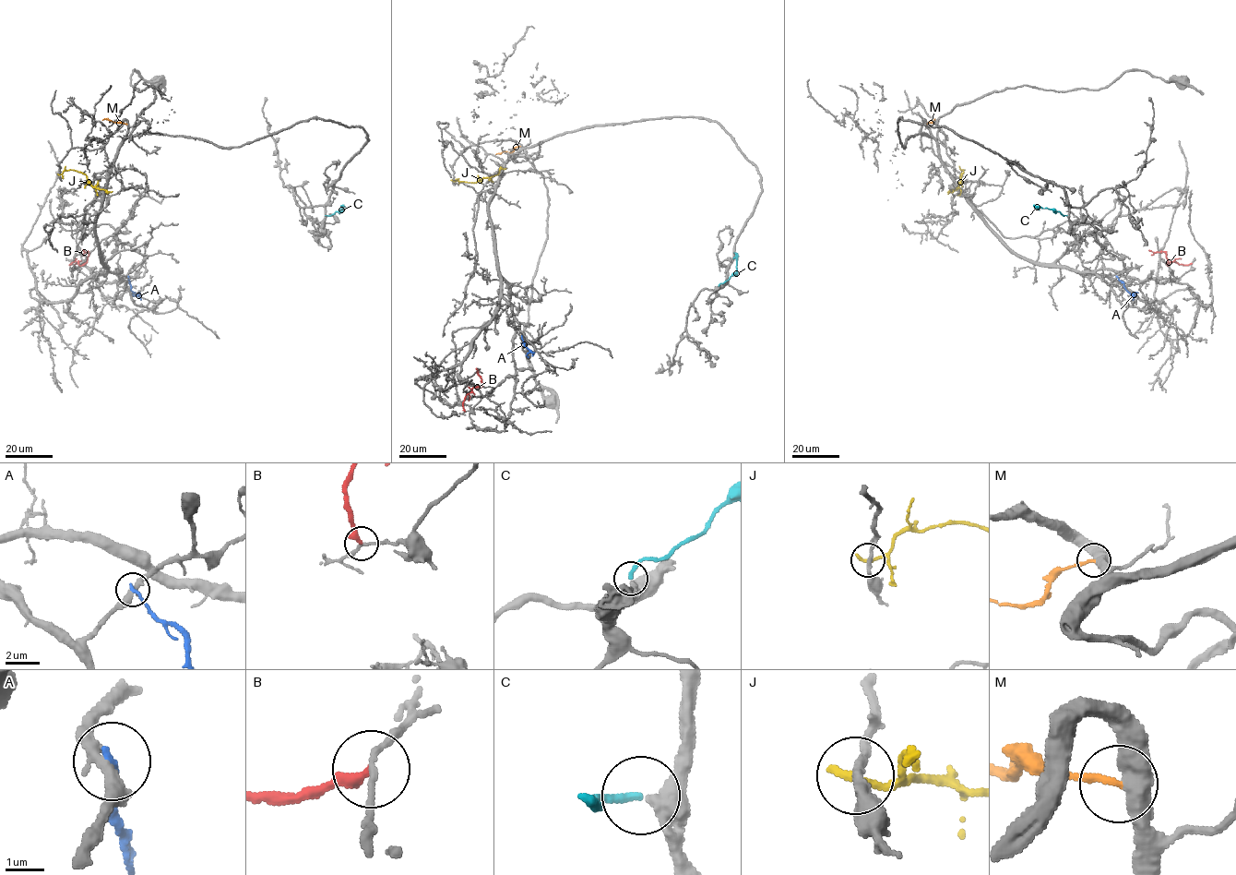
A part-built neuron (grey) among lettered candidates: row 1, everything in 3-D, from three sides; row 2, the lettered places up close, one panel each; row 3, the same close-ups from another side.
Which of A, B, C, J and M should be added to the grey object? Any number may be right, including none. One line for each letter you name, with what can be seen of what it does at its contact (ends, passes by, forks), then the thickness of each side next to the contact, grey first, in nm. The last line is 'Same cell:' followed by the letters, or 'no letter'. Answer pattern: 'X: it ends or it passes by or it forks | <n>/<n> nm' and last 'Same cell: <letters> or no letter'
C: it ends | 400/200 nm
Same cell: C

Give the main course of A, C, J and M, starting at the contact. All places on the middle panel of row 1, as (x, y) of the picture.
A: (522, 336), (528, 357)
C: (719, 286), (736, 271), (734, 253)
J: (452, 181), (476, 182), (505, 168)
M: (519, 146), (513, 151), (495, 154)

